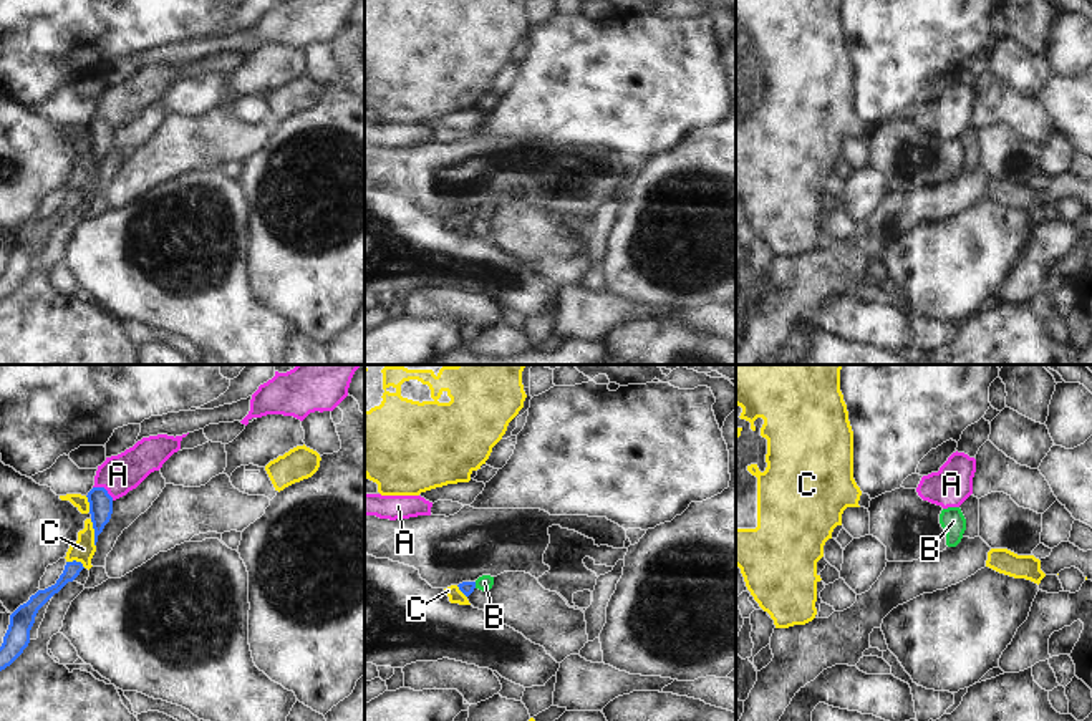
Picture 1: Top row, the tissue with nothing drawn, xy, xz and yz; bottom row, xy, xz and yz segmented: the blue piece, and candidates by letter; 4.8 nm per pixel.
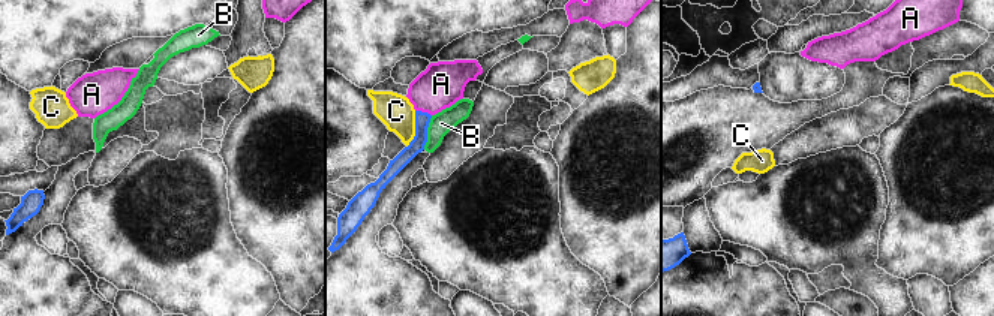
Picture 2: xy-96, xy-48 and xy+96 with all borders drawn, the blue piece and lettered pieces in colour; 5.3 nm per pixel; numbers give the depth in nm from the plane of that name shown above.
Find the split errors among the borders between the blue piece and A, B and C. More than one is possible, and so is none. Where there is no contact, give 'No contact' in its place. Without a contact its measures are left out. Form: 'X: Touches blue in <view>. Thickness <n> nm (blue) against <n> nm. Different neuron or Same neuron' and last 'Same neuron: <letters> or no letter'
A: Touches blue in xy. Thickness 110 nm (blue) against 190 nm. Different neuron
B: Touches blue in xz. Thickness 60 nm (blue) against 70 nm. Different neuron
C: Touches blue in xy. Thickness 110 nm (blue) against 110 nm. Different neuron
Same neuron: no letter.

